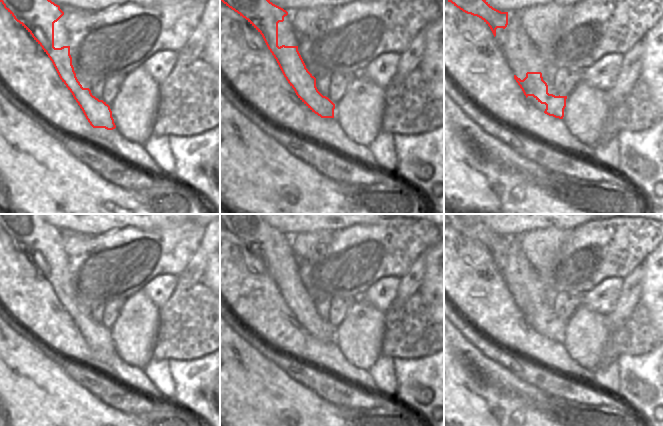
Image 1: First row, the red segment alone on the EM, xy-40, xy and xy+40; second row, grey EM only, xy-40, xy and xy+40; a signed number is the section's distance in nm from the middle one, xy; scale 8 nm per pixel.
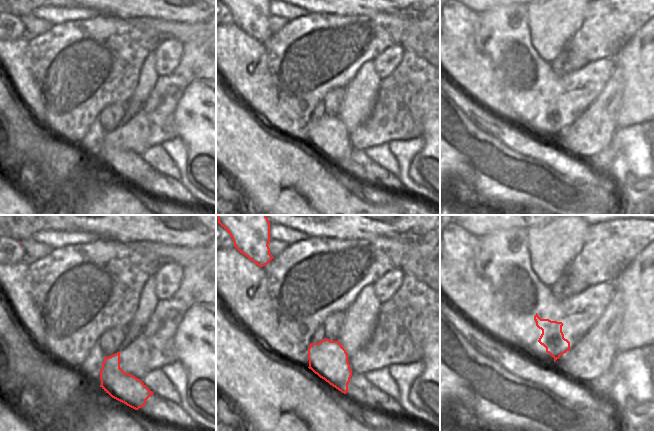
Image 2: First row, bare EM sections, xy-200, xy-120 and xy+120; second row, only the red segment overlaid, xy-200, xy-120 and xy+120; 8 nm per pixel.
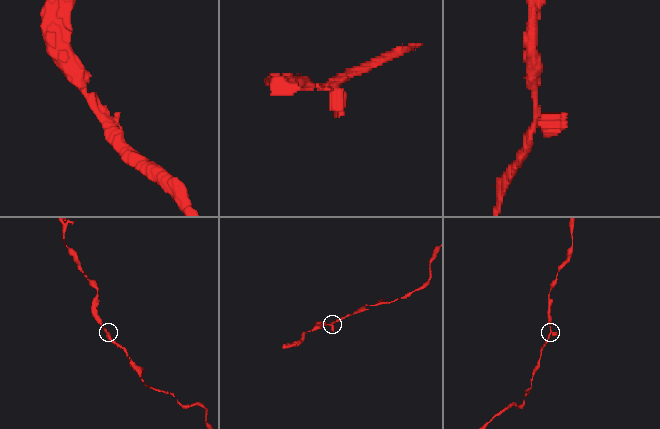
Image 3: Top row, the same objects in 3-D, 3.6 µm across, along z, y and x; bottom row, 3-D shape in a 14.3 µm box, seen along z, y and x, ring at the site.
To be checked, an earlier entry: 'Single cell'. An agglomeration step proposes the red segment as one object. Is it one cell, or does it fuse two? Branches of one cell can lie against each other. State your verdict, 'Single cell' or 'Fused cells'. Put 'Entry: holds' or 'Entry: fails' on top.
Entry: fails
Fused cells.

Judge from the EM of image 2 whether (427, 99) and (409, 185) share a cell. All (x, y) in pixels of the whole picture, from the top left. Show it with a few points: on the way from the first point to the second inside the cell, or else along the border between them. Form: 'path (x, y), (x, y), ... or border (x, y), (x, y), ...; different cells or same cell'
border (422, 136), (423, 148), (413, 159); different cells

